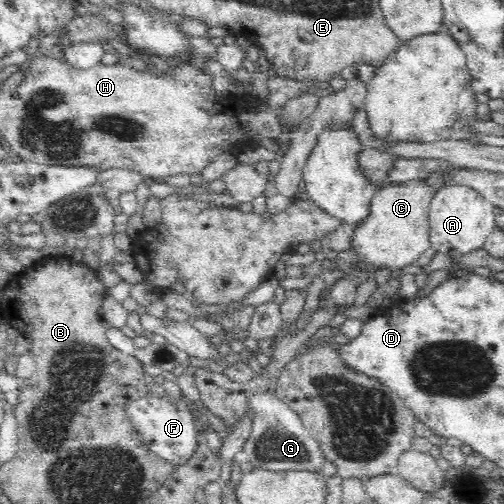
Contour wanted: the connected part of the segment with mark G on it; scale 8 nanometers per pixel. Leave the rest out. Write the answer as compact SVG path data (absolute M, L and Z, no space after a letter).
M258 394L250 400L252 418L252 434L244 444L248 462L256 469L272 472L320 472L324 470L326 455L320 443L304 427L301 418L285 403L272 394Z

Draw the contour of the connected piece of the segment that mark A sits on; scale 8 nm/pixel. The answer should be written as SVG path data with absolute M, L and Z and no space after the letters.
M444 185L432 199L429 210L431 247L450 259L482 249L488 236L497 227L495 206L473 188Z

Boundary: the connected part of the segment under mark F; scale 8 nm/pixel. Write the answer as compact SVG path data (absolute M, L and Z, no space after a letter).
M149 392L142 398L130 400L126 405L125 413L127 420L140 436L140 440L148 446L148 450L176 469L184 466L196 454L198 442L205 438L208 428L198 404L185 396L172 400L170 394Z

